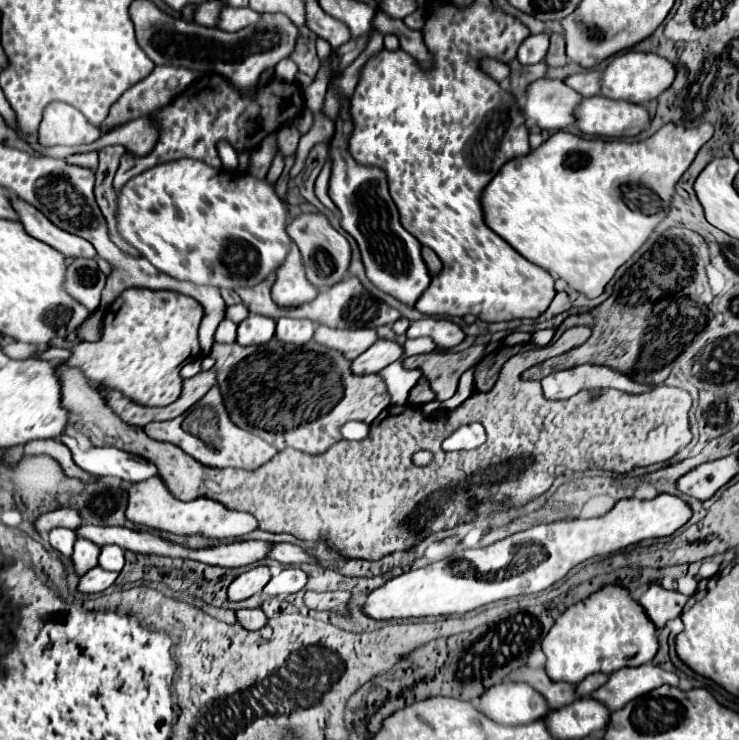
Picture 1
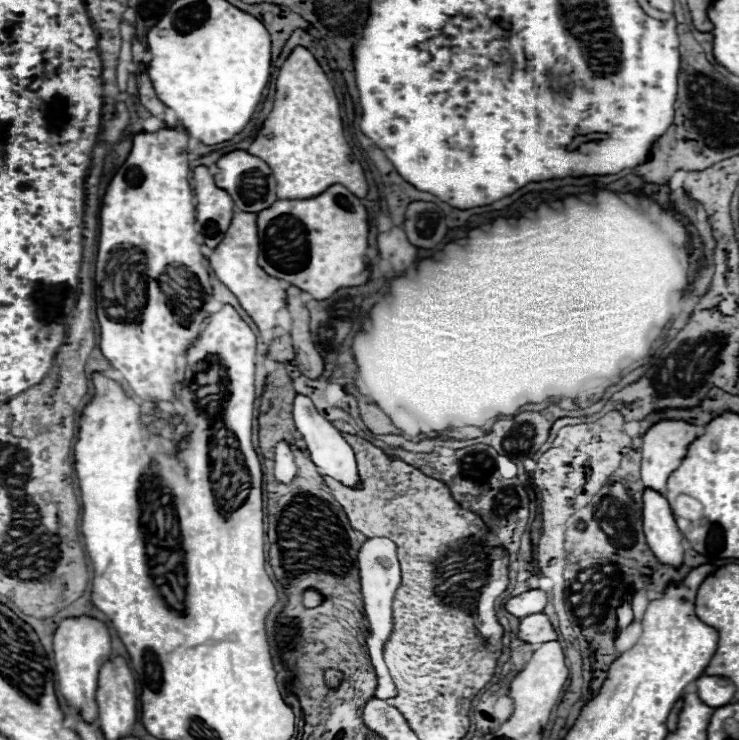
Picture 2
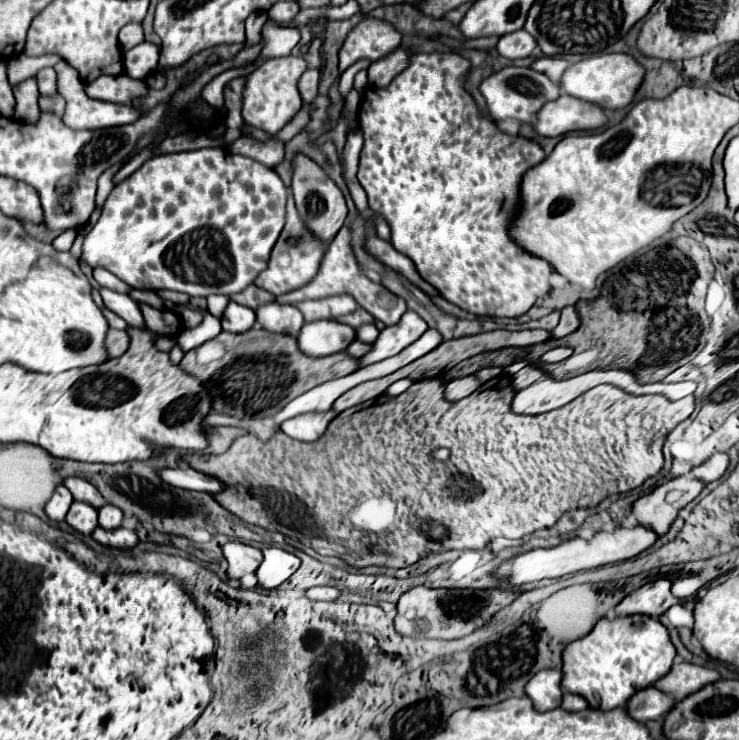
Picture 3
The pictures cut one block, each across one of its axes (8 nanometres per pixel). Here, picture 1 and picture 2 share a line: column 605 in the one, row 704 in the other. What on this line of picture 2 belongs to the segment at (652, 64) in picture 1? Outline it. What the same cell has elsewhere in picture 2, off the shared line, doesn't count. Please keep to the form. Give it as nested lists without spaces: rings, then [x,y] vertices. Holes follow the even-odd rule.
[[[90,616],[64,618],[54,632],[54,672],[58,680],[58,688],[68,700],[68,704],[82,712],[88,722],[98,718],[96,706],[96,686],[98,686],[98,670],[110,658],[110,632],[102,620]]]

